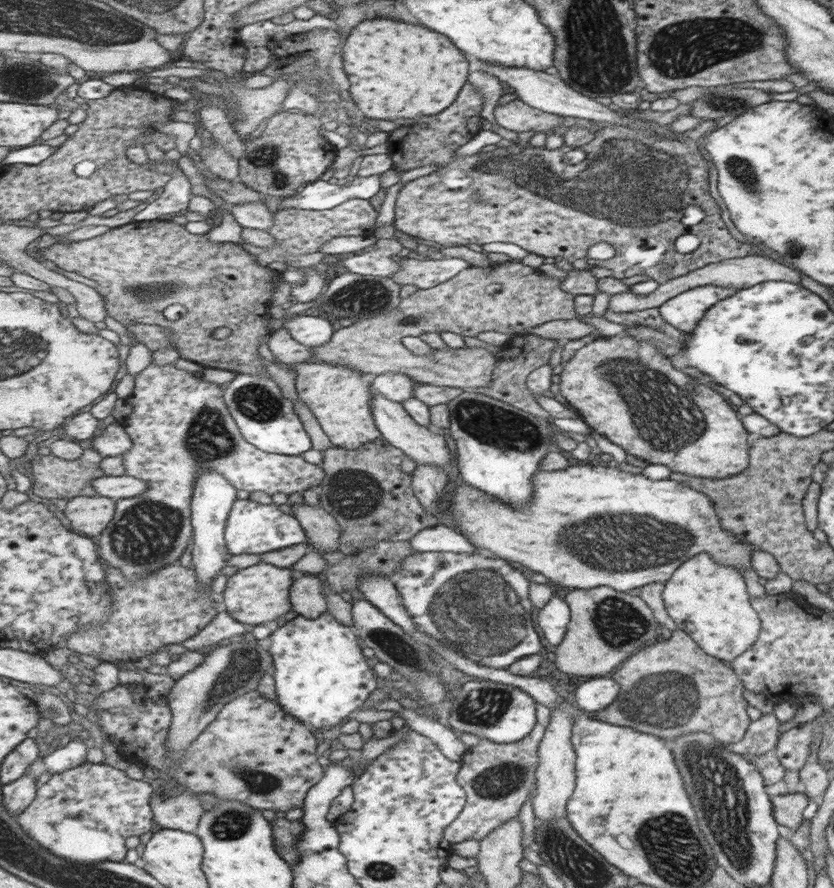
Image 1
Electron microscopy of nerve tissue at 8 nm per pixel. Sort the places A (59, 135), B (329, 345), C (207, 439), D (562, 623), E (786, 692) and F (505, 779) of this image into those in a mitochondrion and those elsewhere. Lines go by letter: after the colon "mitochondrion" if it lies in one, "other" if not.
A: other
B: other
C: mitochondrion
D: other
E: other
F: mitochondrion

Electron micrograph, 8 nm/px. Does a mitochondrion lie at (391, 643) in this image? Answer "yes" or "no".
yes

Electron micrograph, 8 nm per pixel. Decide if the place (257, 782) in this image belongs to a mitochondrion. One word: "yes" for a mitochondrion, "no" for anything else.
yes

